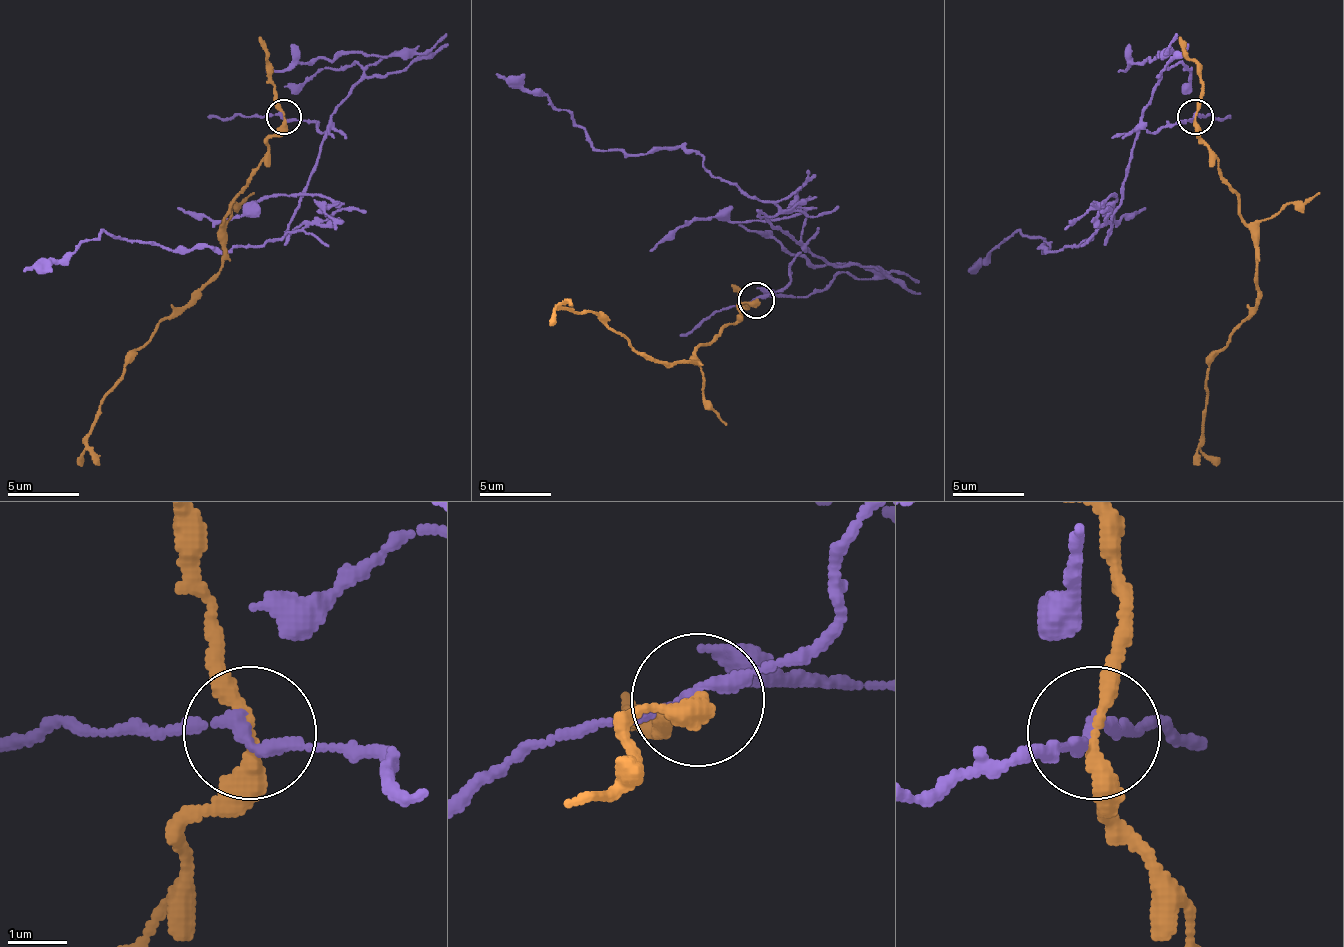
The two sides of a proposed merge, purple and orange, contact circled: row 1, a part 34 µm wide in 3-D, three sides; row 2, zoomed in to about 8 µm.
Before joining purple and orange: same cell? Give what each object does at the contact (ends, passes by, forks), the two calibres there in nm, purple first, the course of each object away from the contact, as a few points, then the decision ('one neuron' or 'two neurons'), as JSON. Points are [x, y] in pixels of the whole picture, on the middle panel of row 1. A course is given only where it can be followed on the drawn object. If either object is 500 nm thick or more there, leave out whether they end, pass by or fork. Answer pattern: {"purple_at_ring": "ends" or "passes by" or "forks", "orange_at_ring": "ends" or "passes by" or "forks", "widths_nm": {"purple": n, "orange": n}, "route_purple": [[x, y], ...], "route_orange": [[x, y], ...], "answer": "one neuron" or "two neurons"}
{"purple_at_ring": "passes by", "orange_at_ring": "passes by", "widths_nm": {"purple": 200, "orange": 260}, "route_purple": [[755, 301], [791, 280], [802, 248], [762, 216], [770, 201], [691, 151], [598, 151], [545, 94], [495, 73]], "route_orange": [[755, 301], [737, 308], [741, 315], [695, 351], [695, 362], [645, 358], [595, 312], [556, 308], [548, 326]], "answer": "two neurons"}

